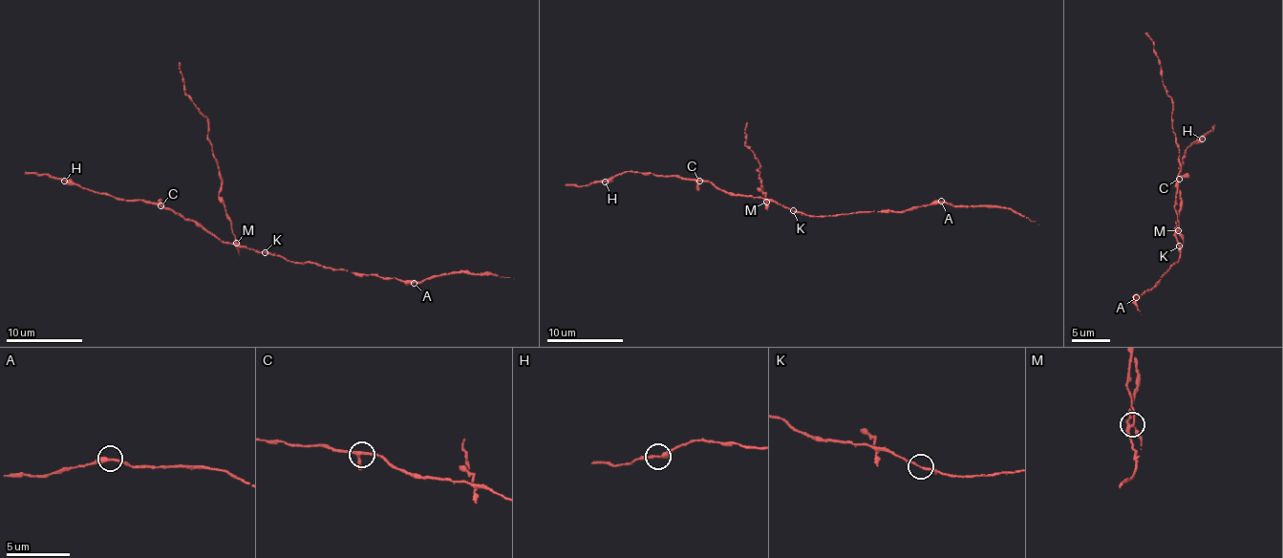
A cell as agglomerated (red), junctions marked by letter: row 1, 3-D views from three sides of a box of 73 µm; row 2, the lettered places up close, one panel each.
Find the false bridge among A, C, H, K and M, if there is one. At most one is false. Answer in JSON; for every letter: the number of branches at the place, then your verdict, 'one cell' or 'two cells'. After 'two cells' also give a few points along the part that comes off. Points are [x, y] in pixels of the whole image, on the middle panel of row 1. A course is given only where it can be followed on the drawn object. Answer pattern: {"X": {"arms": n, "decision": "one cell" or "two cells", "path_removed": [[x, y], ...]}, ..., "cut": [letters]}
{"A": {"arms": 2, "decision": "one cell"}, "C": {"arms": 3, "decision": "one cell"}, "H": {"arms": 2, "decision": "one cell"}, "K": {"arms": 2, "decision": "one cell"}, "M": {"arms": 4, "decision": "two cells", "path_removed": [[766, 202], [766, 193], [759, 188], [760, 167], [744, 143], [747, 122]]}, "cut": ["M"]}

